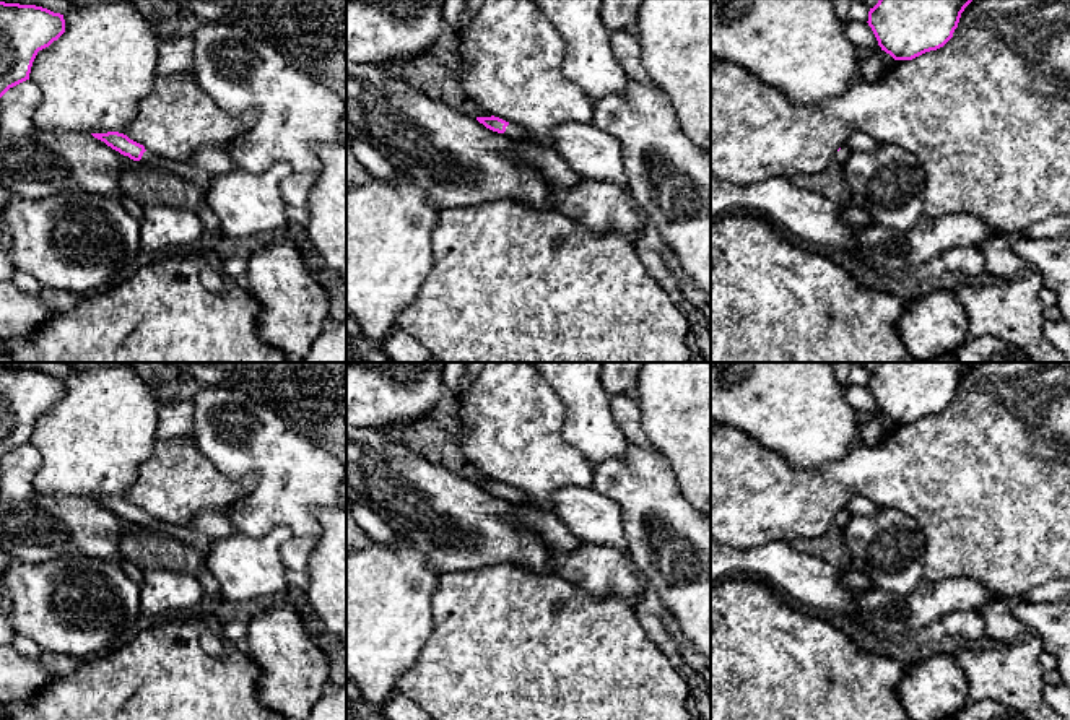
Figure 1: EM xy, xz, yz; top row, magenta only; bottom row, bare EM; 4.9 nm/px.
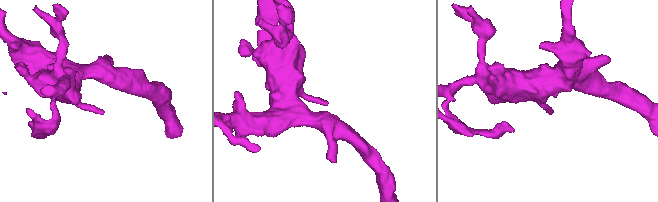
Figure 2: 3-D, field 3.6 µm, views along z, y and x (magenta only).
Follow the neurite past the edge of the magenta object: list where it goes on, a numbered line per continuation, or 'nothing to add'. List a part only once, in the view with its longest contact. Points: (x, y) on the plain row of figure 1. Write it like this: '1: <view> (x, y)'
1: xy (212, 525)

